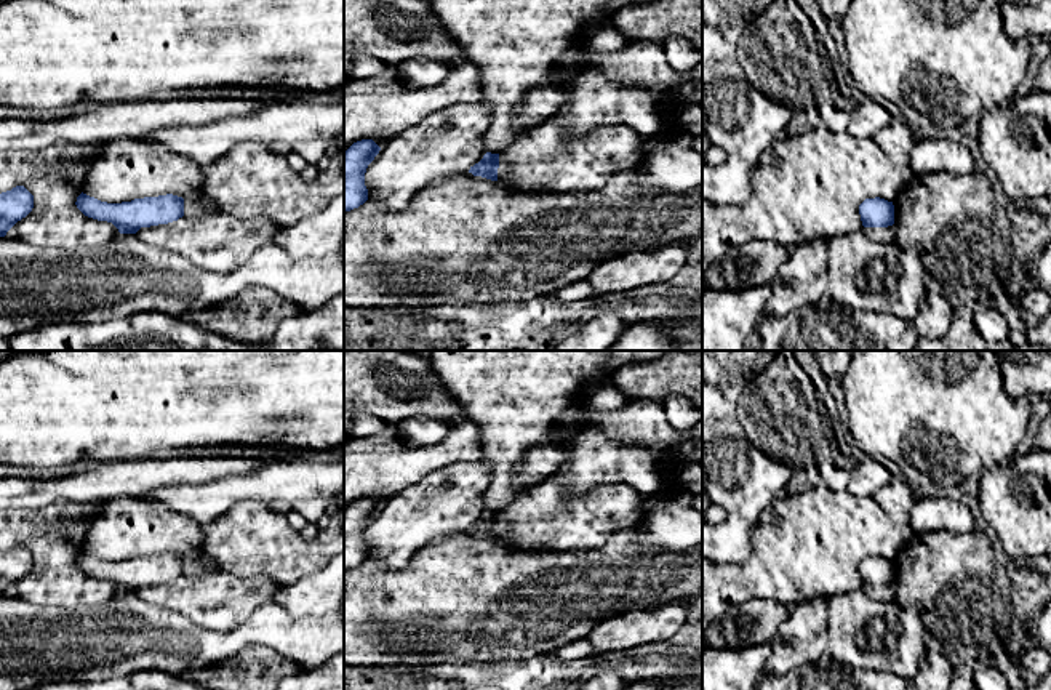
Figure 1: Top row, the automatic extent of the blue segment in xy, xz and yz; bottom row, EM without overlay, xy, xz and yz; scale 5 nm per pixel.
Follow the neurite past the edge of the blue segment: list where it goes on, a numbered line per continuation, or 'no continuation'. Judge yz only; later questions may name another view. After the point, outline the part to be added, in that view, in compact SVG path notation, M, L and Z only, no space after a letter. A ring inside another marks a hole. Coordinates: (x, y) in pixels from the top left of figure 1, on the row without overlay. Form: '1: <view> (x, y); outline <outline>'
no continuation

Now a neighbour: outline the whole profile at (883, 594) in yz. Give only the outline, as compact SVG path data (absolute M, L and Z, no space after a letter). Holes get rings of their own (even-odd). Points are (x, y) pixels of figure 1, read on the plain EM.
M894 584L888 586L862 586L861 589L869 599L878 604L893 604L896 600L896 588Z

